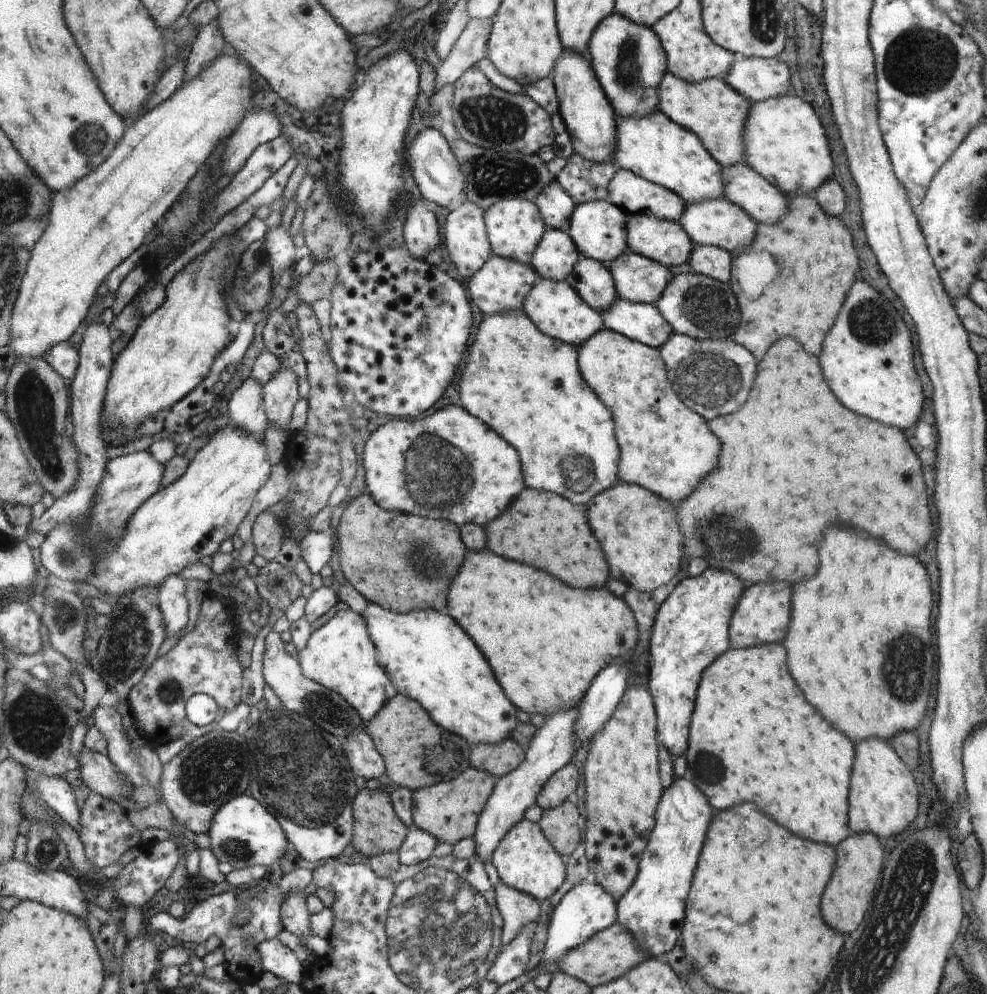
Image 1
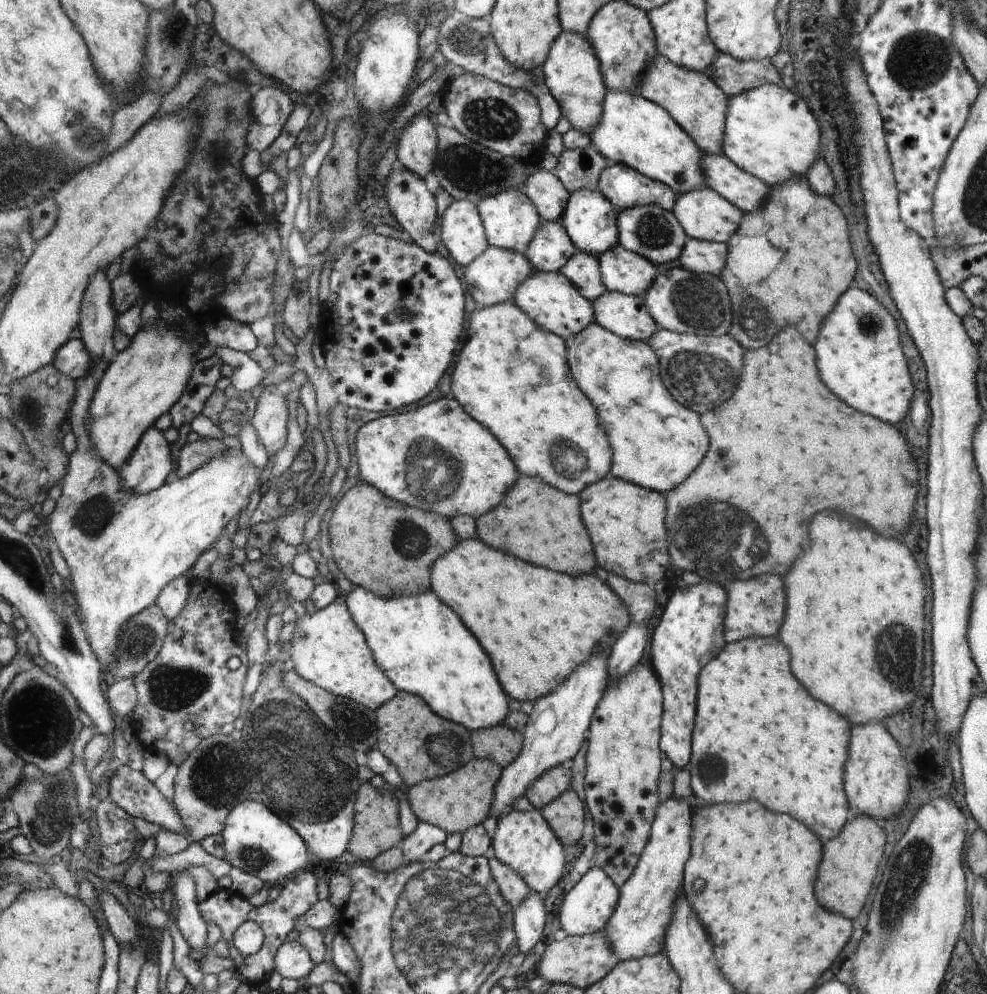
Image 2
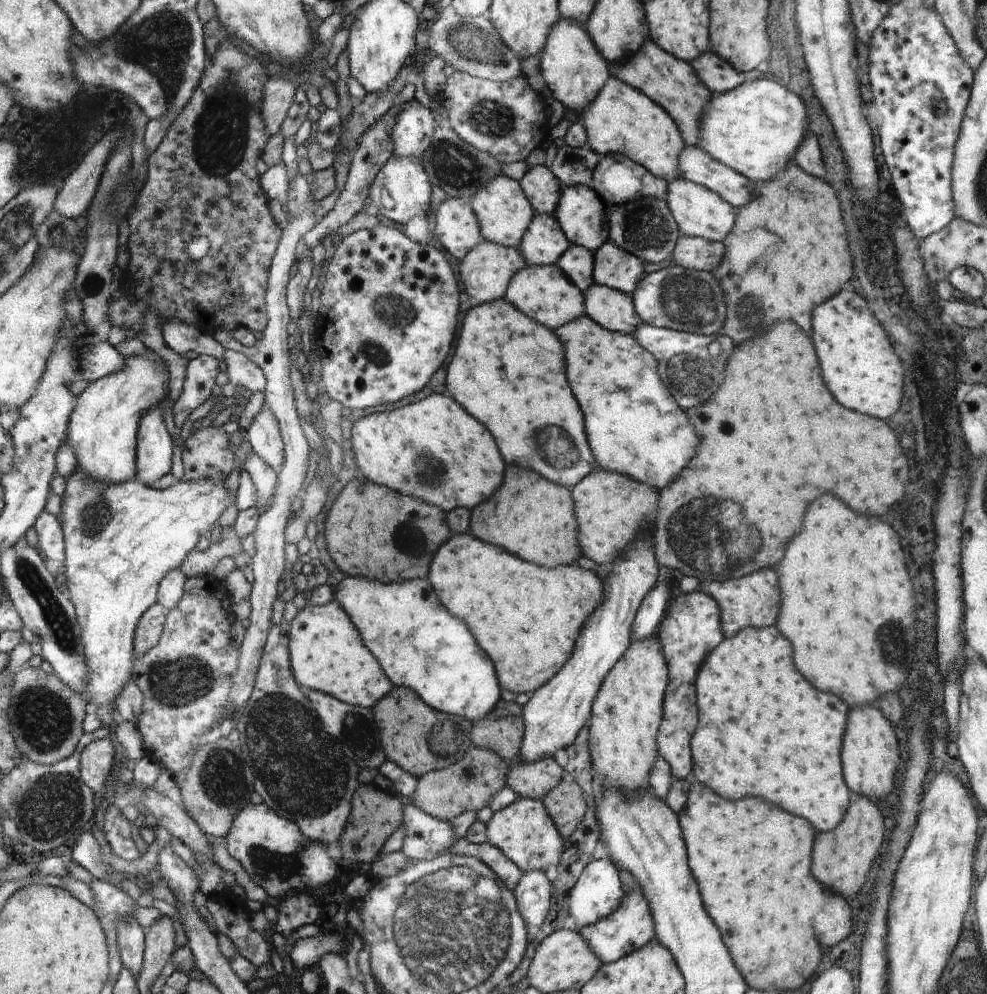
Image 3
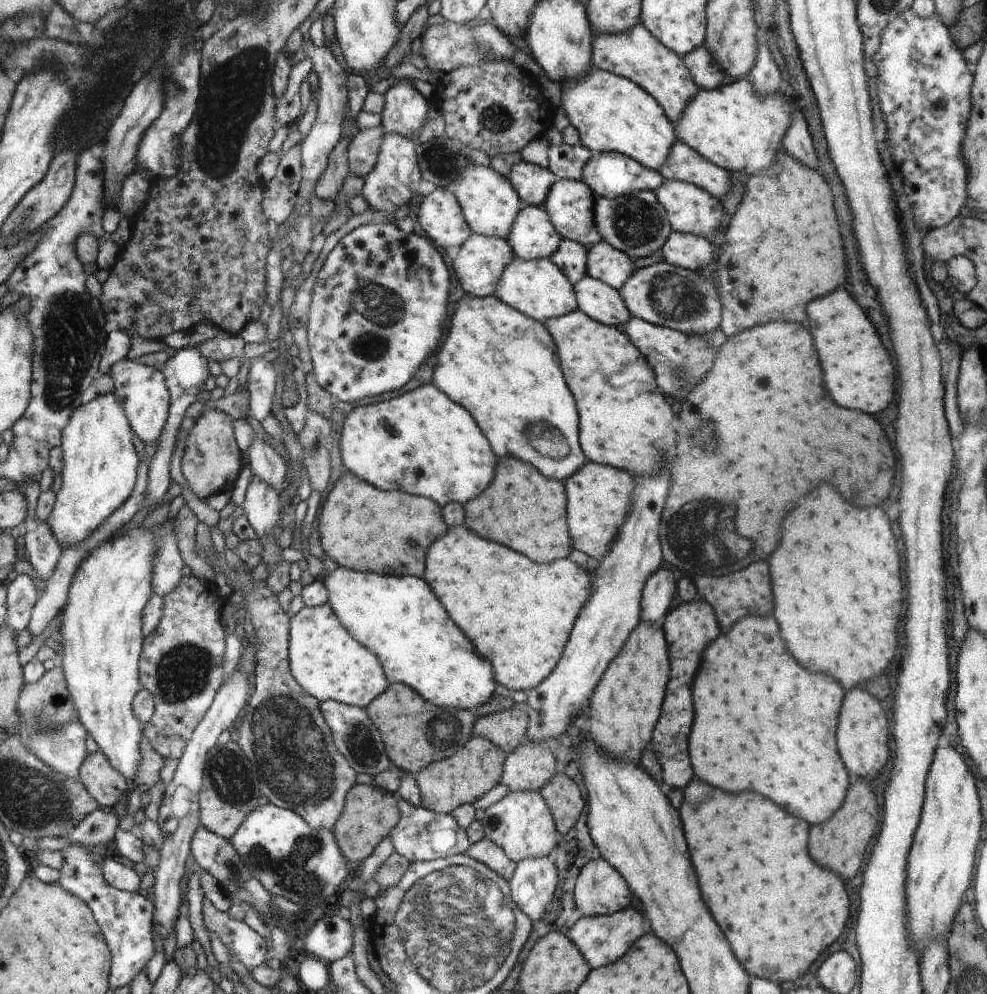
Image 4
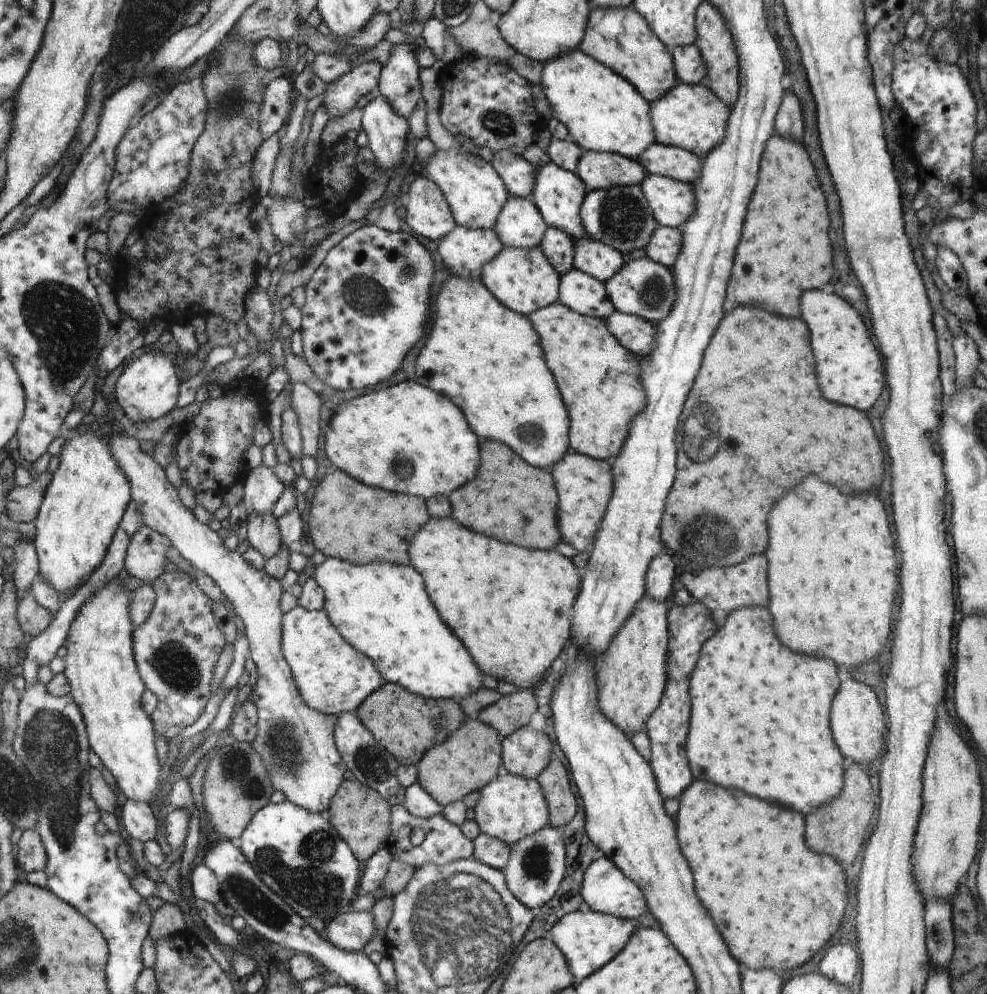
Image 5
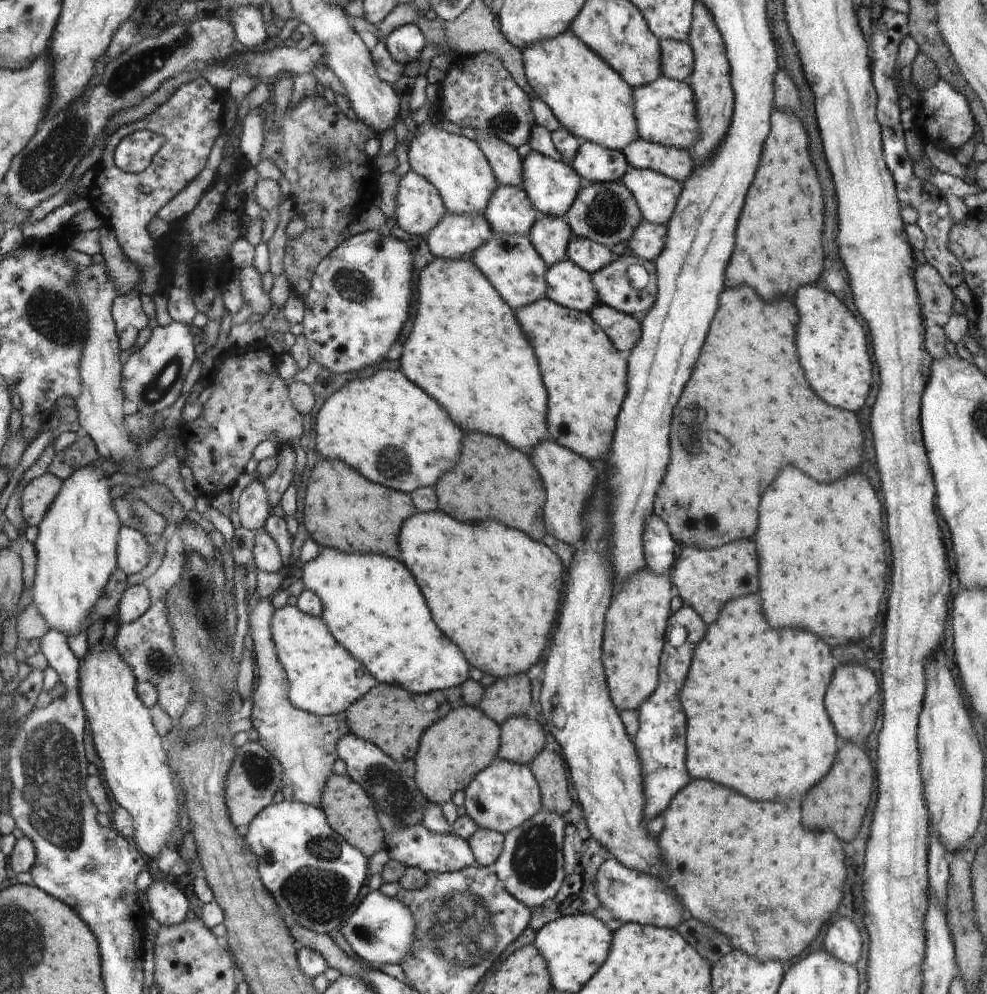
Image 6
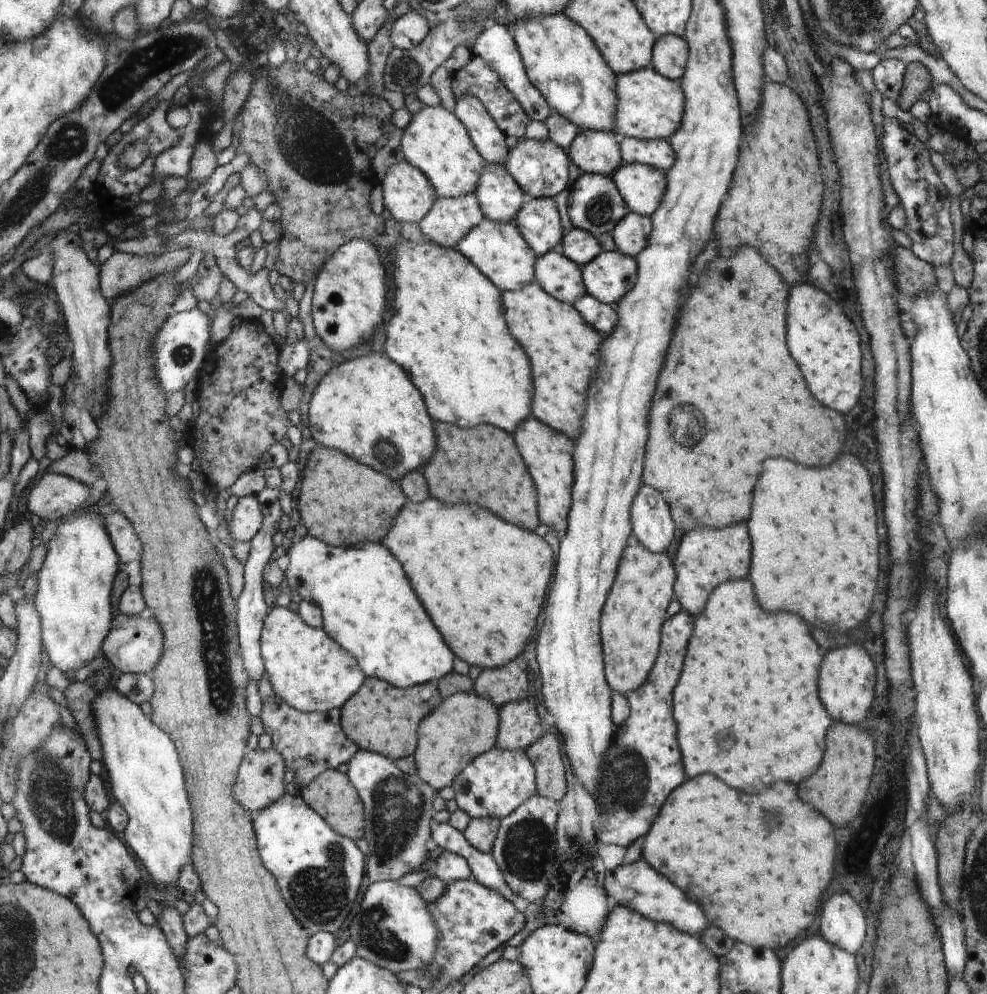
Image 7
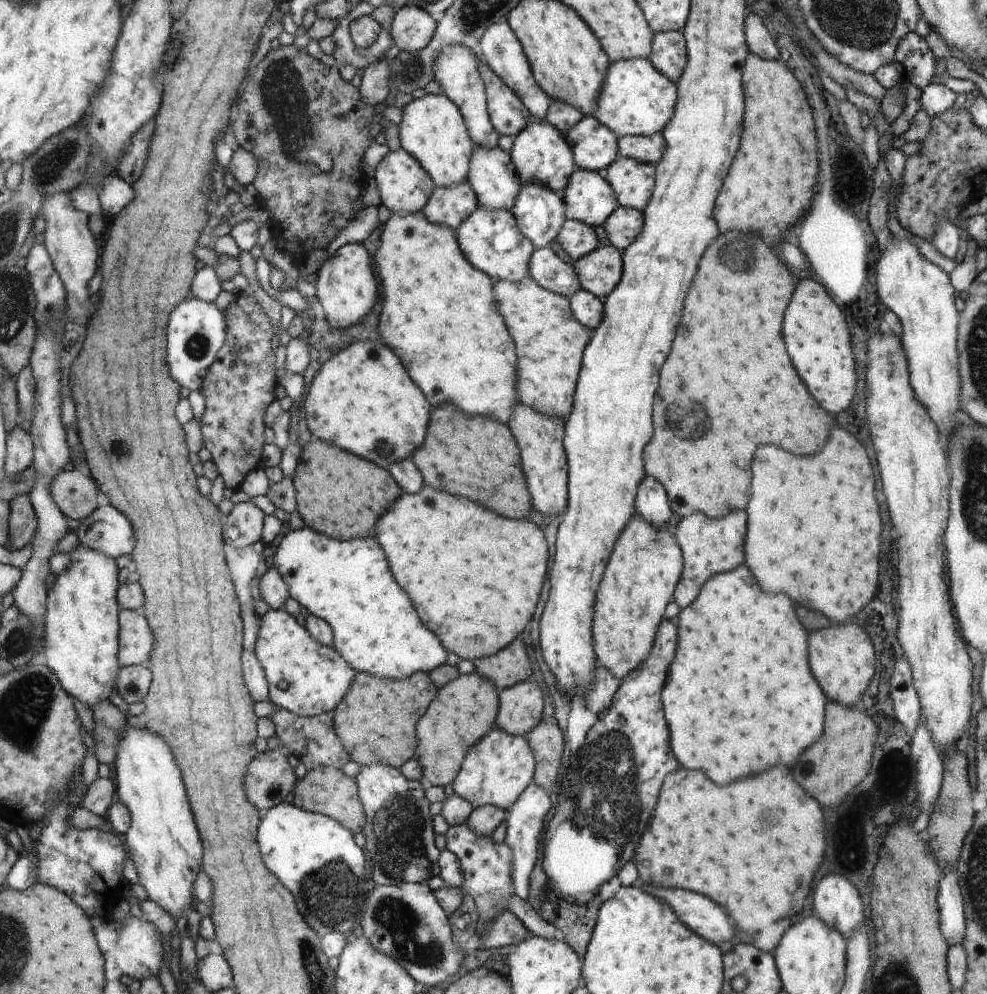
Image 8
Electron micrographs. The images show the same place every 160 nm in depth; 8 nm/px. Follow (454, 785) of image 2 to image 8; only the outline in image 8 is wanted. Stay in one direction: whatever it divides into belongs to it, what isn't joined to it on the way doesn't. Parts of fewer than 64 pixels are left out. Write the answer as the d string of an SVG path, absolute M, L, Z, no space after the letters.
M459 674L458 678L450 680L448 684L440 688L435 702L424 717L419 721L419 762L423 767L423 777L433 786L446 787L453 784L463 767L464 758L467 757L468 750L484 738L492 726L498 713L498 694L496 694L496 684L480 676L480 674Z

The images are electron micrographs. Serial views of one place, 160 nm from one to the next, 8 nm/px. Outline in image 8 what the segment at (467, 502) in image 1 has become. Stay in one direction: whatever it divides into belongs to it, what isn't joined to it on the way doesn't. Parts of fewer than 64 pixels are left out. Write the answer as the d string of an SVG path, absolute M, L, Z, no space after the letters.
M364 340L354 342L352 346L340 350L322 364L308 388L305 412L308 431L315 439L332 442L358 457L372 460L378 466L390 468L394 462L413 457L414 452L423 446L434 408L431 403L428 404L427 396L407 374L394 351L386 343Z

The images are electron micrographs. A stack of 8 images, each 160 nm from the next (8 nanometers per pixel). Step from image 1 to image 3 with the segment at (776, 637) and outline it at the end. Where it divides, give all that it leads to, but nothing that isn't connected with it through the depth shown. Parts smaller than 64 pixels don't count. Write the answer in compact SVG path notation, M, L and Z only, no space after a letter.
M758 570L756 574L732 578L724 581L700 581L700 591L716 599L722 615L723 635L730 639L735 637L740 628L746 626L774 626L778 612L780 612L780 590L778 590L778 576L774 570Z

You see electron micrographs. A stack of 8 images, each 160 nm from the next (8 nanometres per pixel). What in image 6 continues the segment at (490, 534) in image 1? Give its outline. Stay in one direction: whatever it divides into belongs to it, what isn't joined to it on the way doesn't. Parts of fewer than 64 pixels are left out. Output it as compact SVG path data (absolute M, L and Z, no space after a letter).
M477 431L464 432L458 464L452 470L448 470L444 476L440 476L440 481L434 486L439 504L437 510L451 515L452 518L460 518L460 522L486 521L486 518L500 521L505 526L524 530L524 534L540 542L546 534L544 502L547 502L547 492L540 474L536 472L535 466L532 466L531 458L528 458L528 455L524 456L522 452L512 448L511 444L506 443L502 438Z

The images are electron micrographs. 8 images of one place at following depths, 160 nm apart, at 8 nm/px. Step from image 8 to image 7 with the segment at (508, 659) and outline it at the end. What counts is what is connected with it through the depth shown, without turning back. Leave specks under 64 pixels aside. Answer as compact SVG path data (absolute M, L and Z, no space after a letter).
M511 662L500 668L483 669L474 681L472 690L502 707L528 698L528 688L528 674L516 662Z

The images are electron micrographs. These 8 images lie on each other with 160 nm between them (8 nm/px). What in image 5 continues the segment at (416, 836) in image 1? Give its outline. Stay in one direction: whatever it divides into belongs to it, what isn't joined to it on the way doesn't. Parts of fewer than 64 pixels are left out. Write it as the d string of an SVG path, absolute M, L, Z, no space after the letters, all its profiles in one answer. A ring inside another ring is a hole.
M401 804L391 807L391 836L384 846L390 851L394 859L414 868L426 863L447 863L473 856L473 841L466 838L460 827L448 821L442 813L426 818L415 817ZM414 828L421 828L425 832L423 842L417 846L414 846L410 841L410 834L412 834Z

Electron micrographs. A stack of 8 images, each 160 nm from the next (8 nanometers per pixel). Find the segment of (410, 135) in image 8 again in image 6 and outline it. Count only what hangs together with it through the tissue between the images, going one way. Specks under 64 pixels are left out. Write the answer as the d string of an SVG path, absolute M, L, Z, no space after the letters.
M429 119L414 131L408 143L410 169L434 184L443 198L446 212L484 215L499 182L482 148L474 140L444 130L441 124Z

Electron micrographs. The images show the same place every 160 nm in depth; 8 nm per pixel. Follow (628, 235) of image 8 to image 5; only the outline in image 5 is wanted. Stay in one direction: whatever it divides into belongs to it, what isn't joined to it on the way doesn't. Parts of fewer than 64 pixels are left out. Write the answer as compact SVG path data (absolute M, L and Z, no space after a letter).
M658 226L652 242L647 246L647 257L672 270L683 250L684 234L680 228Z

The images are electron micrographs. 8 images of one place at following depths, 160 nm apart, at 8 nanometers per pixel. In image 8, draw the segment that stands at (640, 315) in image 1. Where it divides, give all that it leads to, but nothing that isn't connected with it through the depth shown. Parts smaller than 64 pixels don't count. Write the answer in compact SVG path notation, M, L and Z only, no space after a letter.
M551 247L538 248L532 254L530 275L546 290L570 300L572 294L582 289L578 272L572 265L563 262L556 250L552 250Z

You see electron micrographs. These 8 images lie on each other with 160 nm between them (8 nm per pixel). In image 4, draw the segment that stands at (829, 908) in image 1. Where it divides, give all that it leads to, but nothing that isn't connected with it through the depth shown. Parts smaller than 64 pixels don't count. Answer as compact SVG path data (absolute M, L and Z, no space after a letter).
M852 776L846 800L834 814L834 818L812 826L812 858L816 858L816 862L820 862L822 866L838 872L844 880L854 878L862 866L866 848L880 824L880 814L876 812L876 808L876 796L870 786L862 777Z

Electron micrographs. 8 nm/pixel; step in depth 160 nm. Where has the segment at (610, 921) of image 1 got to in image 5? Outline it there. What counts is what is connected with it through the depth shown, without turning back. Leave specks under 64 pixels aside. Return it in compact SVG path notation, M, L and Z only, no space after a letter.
M606 856L593 860L588 865L583 876L580 894L583 901L587 902L594 912L616 915L623 919L634 919L637 926L640 926L637 920L638 916L647 911L647 902L643 891Z

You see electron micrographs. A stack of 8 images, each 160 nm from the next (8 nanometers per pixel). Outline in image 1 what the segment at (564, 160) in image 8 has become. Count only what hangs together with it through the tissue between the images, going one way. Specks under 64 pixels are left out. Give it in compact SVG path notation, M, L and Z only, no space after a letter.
M607 200L576 204L567 230L582 257L600 261L604 265L616 261L626 251L627 222L624 212Z

